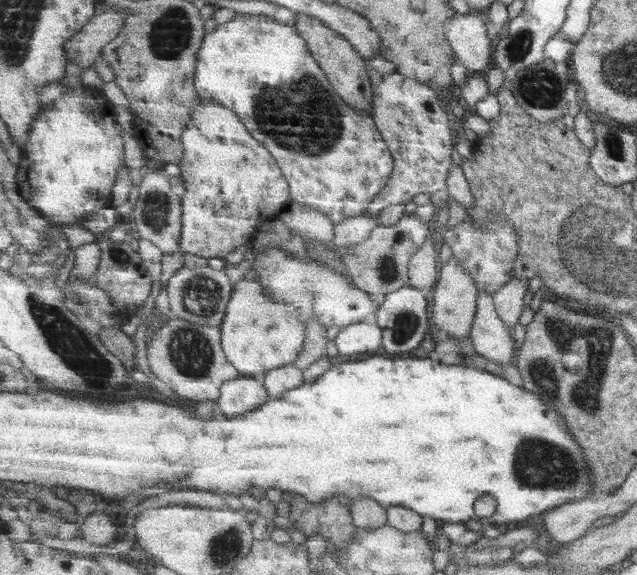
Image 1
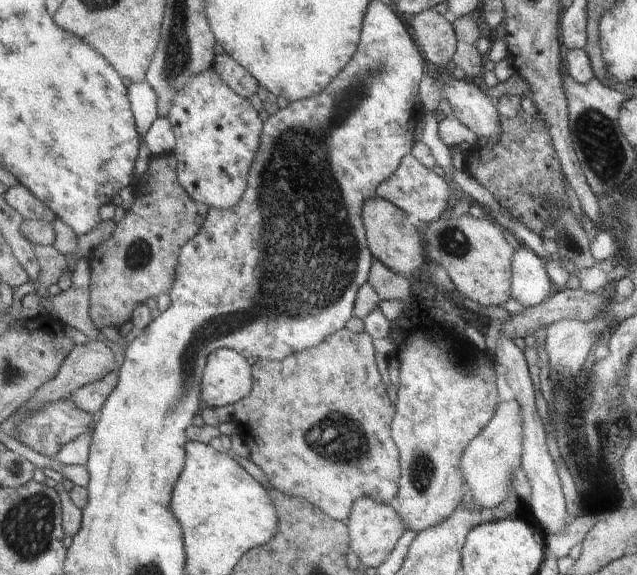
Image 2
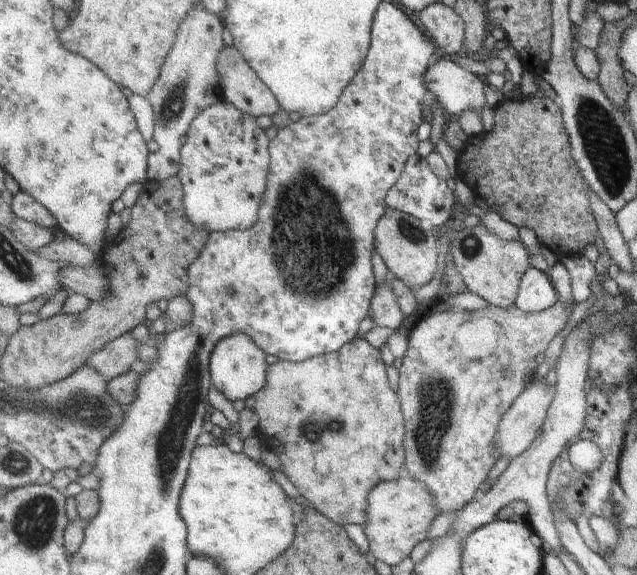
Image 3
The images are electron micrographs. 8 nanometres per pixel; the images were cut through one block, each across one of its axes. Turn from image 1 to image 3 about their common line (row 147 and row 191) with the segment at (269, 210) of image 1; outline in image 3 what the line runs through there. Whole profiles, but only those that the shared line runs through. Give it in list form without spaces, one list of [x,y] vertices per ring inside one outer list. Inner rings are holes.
[[[228,100],[193,120],[182,148],[180,174],[189,220],[210,233],[251,230],[260,219],[272,171],[270,140],[257,120]]]

